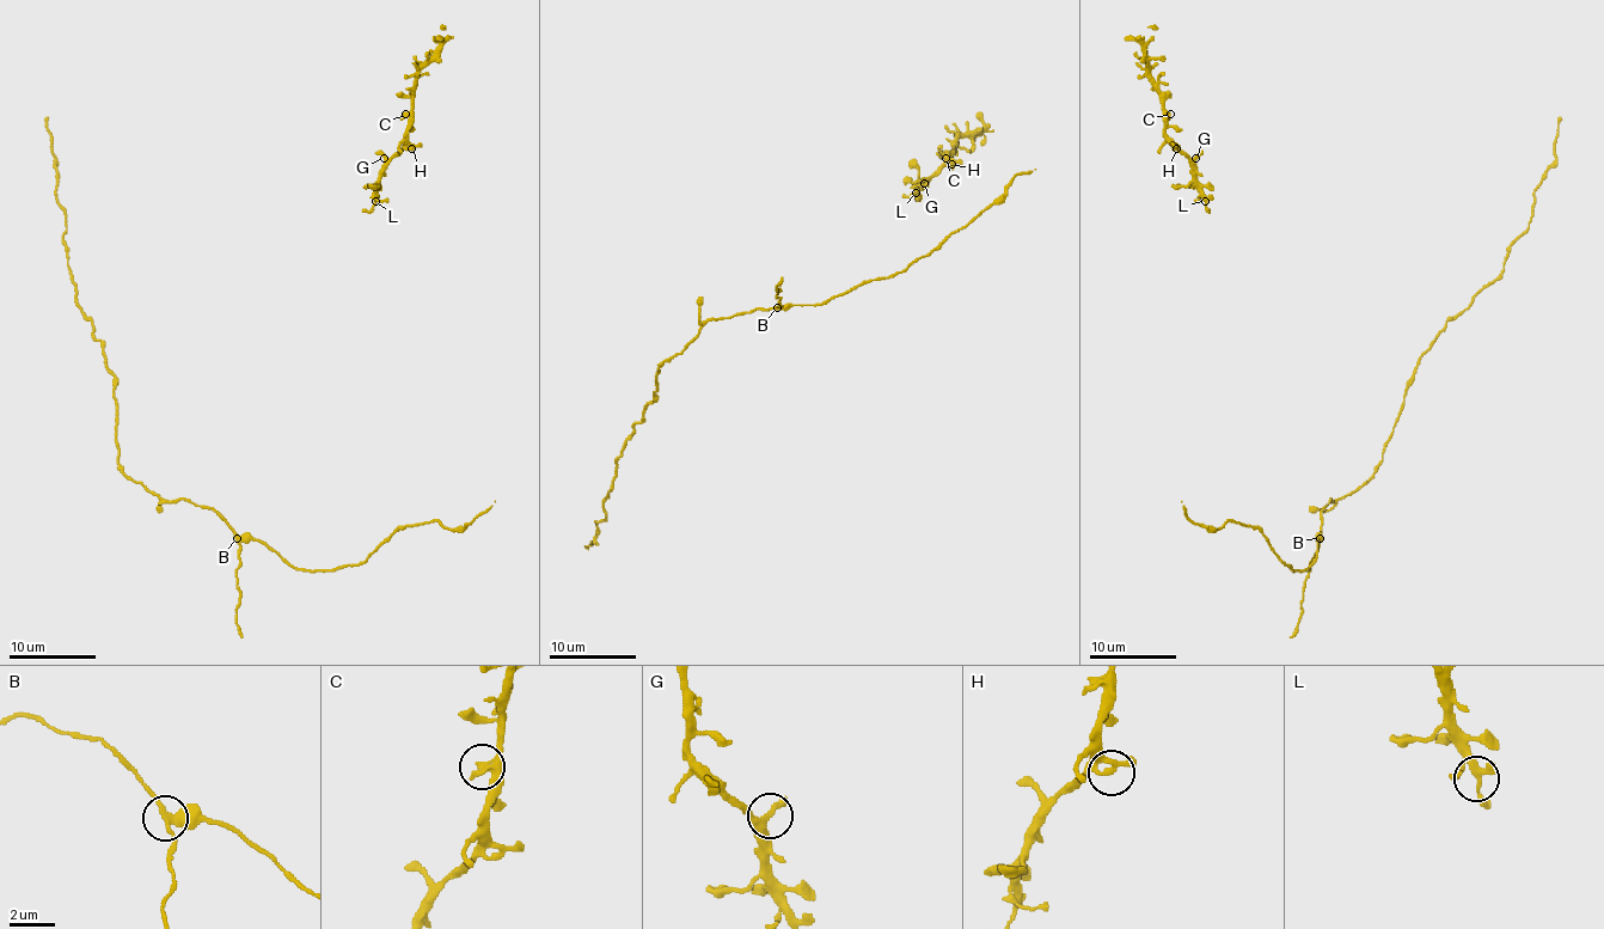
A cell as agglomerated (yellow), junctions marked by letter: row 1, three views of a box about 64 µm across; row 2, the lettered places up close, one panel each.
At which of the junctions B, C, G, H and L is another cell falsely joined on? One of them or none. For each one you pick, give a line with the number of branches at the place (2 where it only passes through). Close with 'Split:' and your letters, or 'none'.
B: 3
Split: B

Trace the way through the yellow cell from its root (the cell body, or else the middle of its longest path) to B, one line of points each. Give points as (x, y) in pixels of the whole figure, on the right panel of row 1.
B: (1287, 566), (1306, 570), (1317, 557), (1320, 537)

